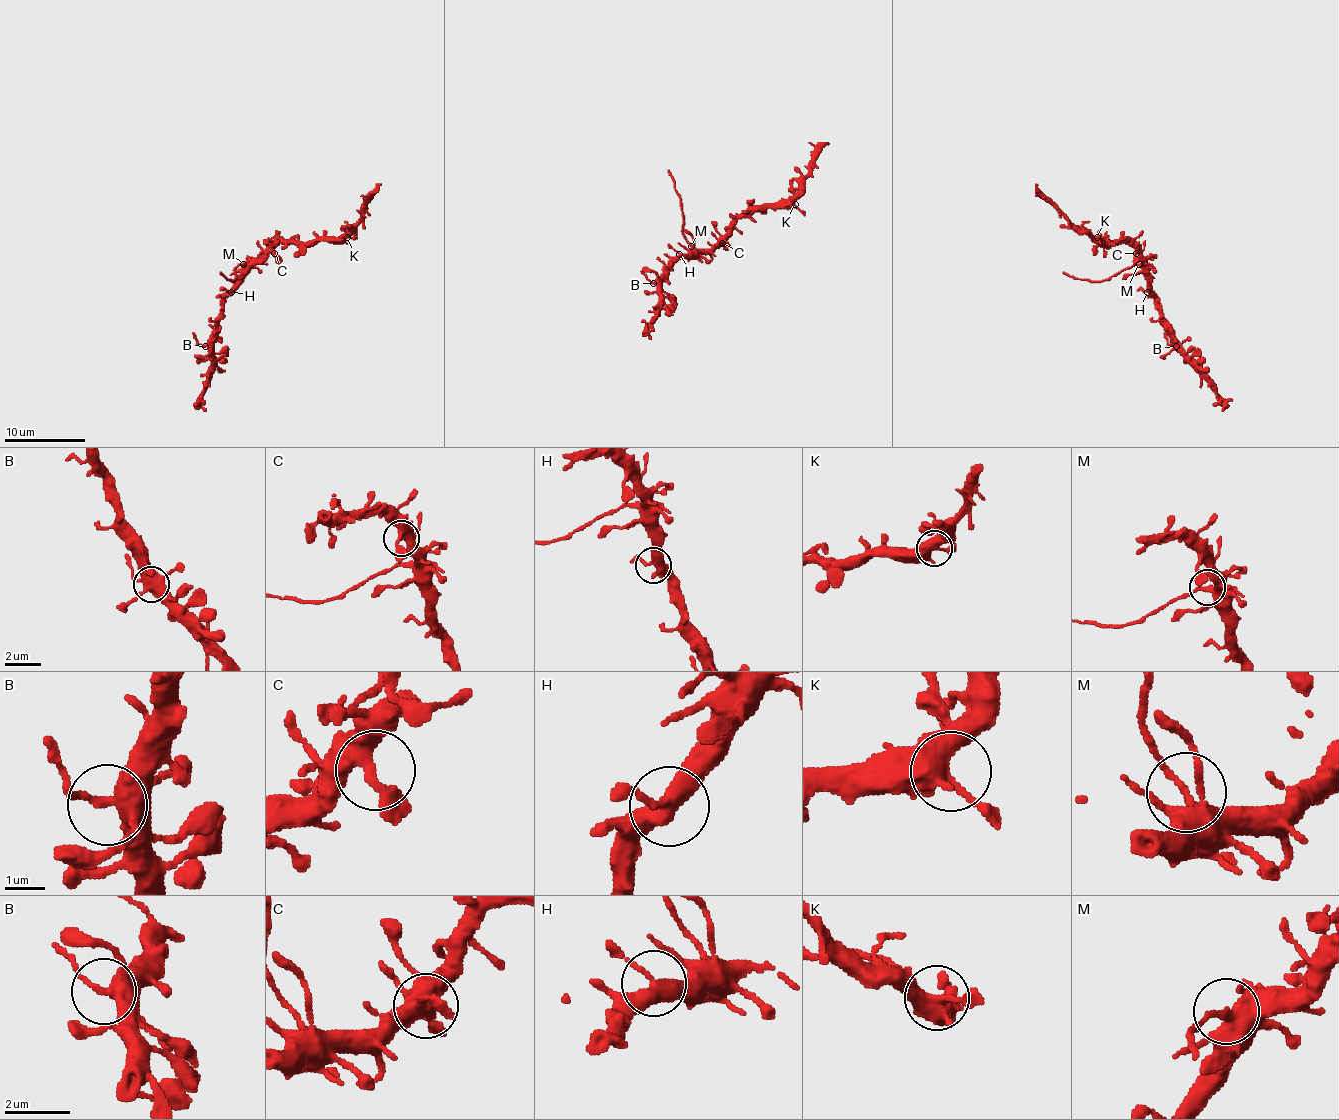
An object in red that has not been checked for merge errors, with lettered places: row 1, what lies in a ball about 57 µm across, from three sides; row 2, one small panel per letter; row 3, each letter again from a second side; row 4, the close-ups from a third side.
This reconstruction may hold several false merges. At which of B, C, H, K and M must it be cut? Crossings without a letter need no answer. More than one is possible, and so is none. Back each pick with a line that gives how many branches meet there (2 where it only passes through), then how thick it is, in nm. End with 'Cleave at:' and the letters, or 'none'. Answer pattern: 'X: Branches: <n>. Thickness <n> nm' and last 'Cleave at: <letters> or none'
M: Branches: 3. Thickness 320 nm
Cleave at: M

